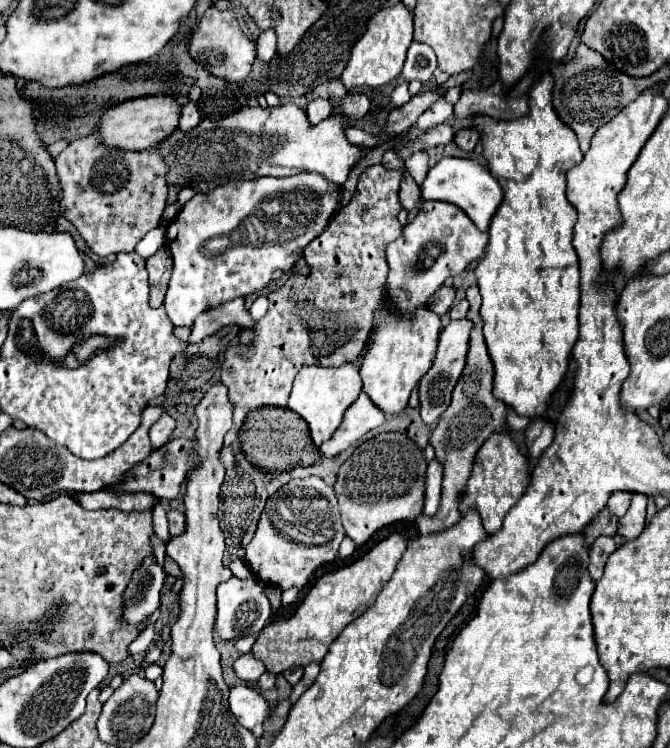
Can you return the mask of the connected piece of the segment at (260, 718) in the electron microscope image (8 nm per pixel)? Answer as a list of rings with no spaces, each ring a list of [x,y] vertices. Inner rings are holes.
[[[232,686],[228,706],[236,720],[248,730],[254,730],[254,726],[264,724],[264,720],[270,716],[268,702],[258,694],[258,690],[250,686]]]

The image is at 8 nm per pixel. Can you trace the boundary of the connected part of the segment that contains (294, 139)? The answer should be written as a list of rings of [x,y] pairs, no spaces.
[[[286,102],[278,108],[244,108],[242,112],[236,112],[228,118],[222,118],[218,122],[202,120],[200,126],[192,132],[176,130],[168,140],[168,162],[170,162],[170,174],[168,184],[180,184],[180,186],[194,186],[200,188],[204,194],[214,190],[214,186],[226,182],[226,180],[250,180],[258,176],[294,176],[300,172],[318,172],[332,182],[344,184],[348,178],[348,172],[364,158],[364,146],[350,144],[346,138],[346,120],[342,114],[328,116],[320,124],[312,126],[308,122],[306,110],[296,106],[294,102]]]

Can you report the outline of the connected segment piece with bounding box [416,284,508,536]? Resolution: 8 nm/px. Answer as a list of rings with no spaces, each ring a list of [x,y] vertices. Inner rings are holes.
[[[476,284],[468,288],[466,298],[470,302],[470,310],[468,310],[466,318],[474,324],[474,328],[470,332],[466,368],[462,370],[462,374],[458,378],[458,384],[454,388],[452,404],[442,414],[442,418],[440,418],[440,422],[434,428],[432,438],[430,438],[430,444],[436,450],[436,458],[440,462],[444,462],[444,470],[446,470],[446,474],[444,474],[444,490],[442,490],[442,510],[434,518],[426,518],[424,514],[416,518],[416,526],[418,526],[420,536],[428,536],[428,534],[448,530],[460,520],[458,502],[460,502],[460,494],[464,490],[464,484],[466,484],[466,480],[470,476],[474,454],[478,452],[482,442],[488,438],[488,434],[508,432],[506,430],[506,410],[508,410],[508,406],[504,402],[500,402],[498,398],[494,398],[494,394],[492,394],[494,366],[492,366],[492,360],[490,360],[488,350],[486,350],[484,336],[482,336],[482,318],[480,318],[480,312],[478,312],[480,310],[480,292],[478,292]]]

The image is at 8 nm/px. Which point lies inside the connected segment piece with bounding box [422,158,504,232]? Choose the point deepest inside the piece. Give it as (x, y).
(465, 183)

